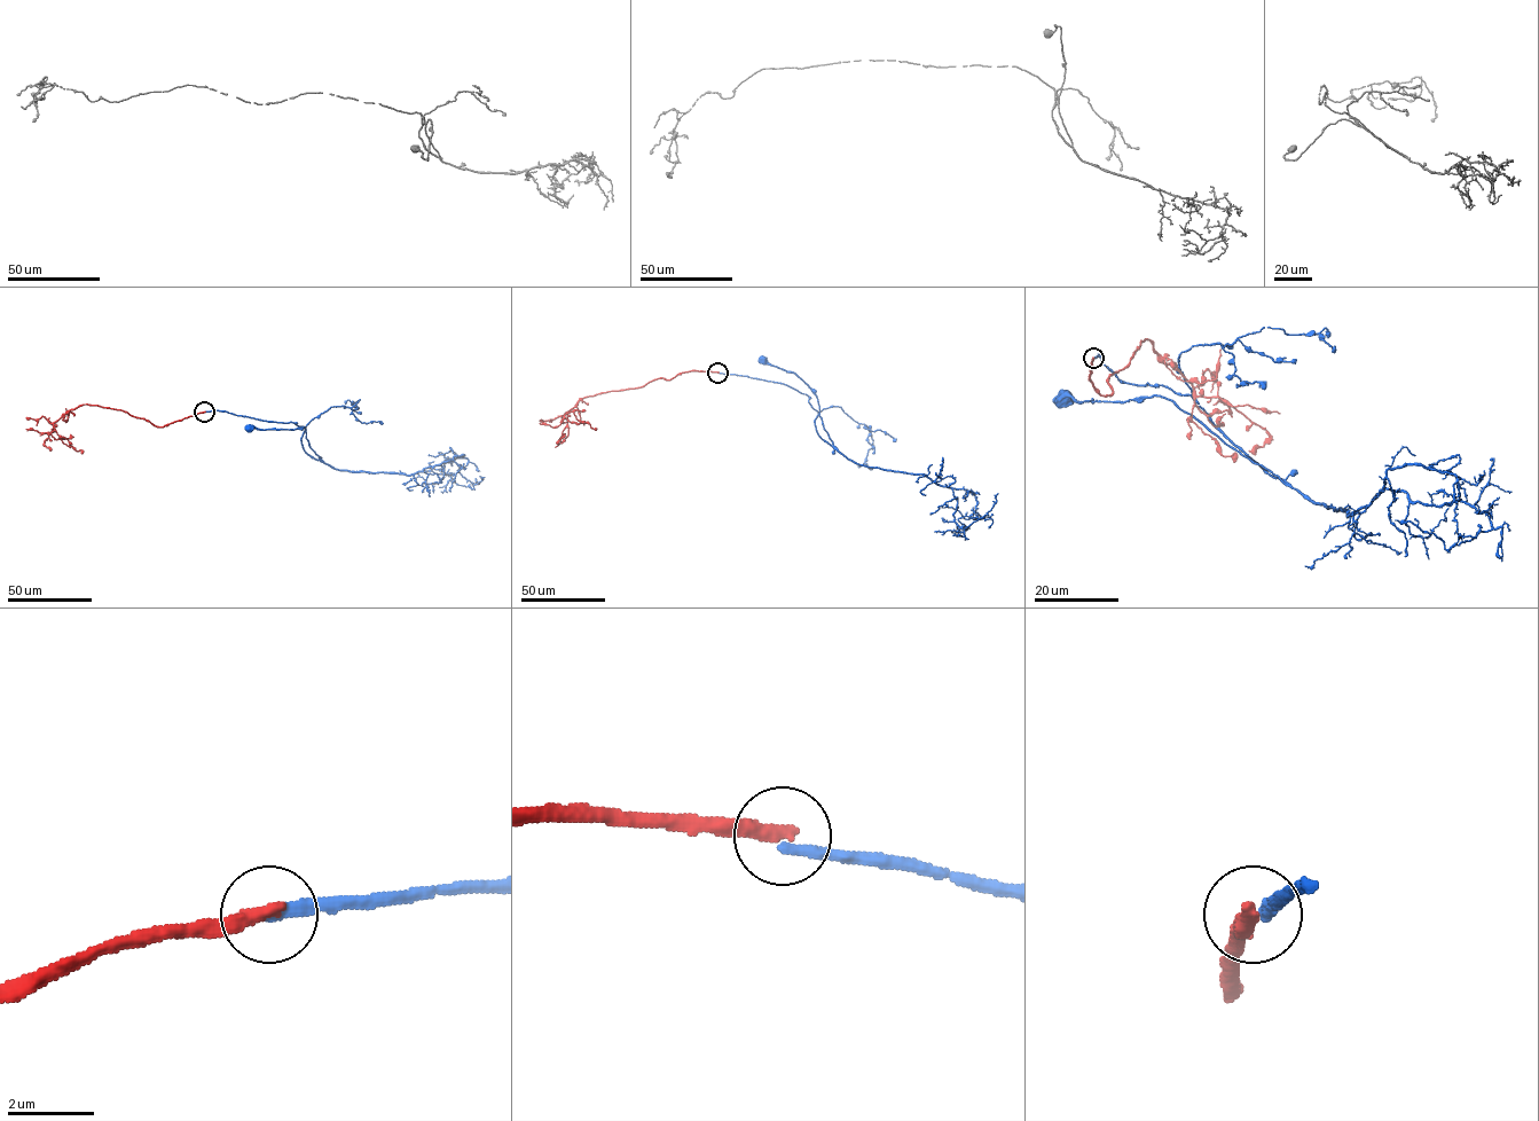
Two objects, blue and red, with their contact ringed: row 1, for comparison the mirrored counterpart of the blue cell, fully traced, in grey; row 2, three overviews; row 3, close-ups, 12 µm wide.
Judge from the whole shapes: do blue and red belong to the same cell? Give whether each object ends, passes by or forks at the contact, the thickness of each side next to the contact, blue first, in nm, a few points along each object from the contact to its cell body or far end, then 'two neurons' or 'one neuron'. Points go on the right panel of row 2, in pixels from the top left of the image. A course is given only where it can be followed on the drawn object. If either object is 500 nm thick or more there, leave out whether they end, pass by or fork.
blue ends there; red ends there; 280 nm thick on the blue side, 360 nm on the other; blue runs (1094, 358), (1099, 355), (1120, 381), (1188, 394), (1225, 434), (1285, 483), (1171, 400), (1062, 398); red runs (1093, 358), (1090, 379), (1109, 396), (1108, 377), (1148, 339), (1193, 386), (1191, 420), (1234, 462); two neurons

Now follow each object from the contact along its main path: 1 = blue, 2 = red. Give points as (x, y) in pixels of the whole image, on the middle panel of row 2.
1: (717, 373), (783, 383), (807, 394), (818, 412), (816, 432), (837, 449), (810, 387), (792, 373), (762, 360)
2: (717, 373), (691, 370), (641, 387), (583, 398), (566, 412), (595, 429)

